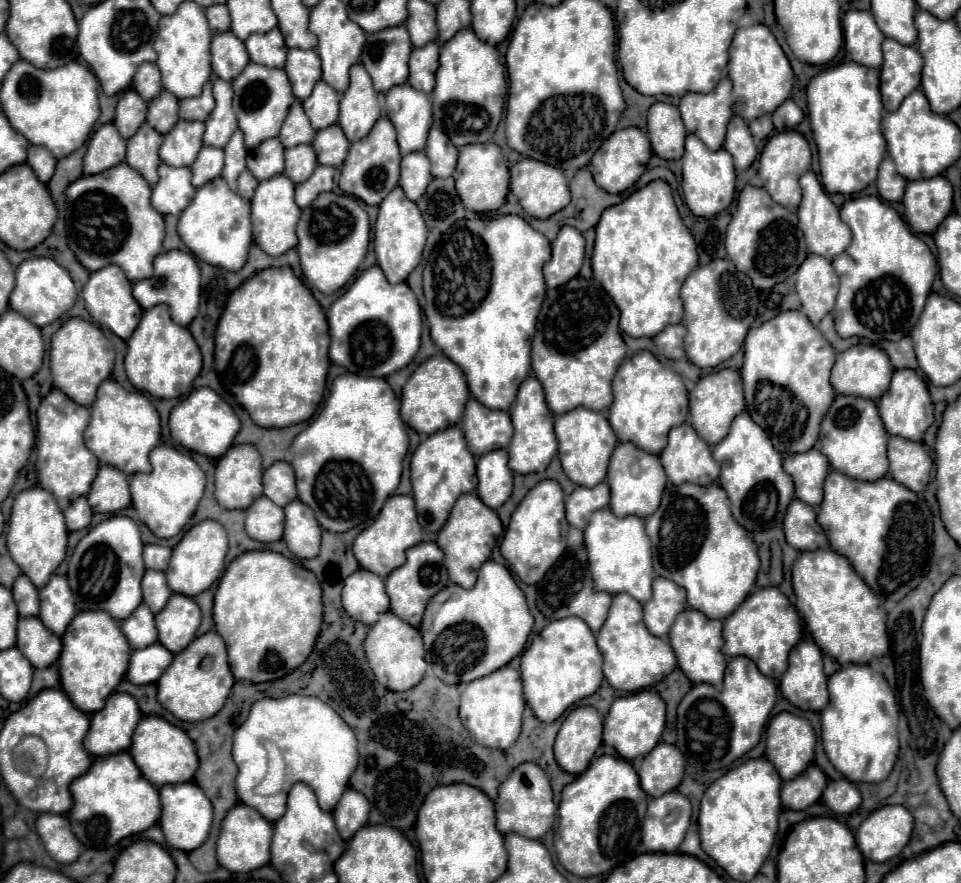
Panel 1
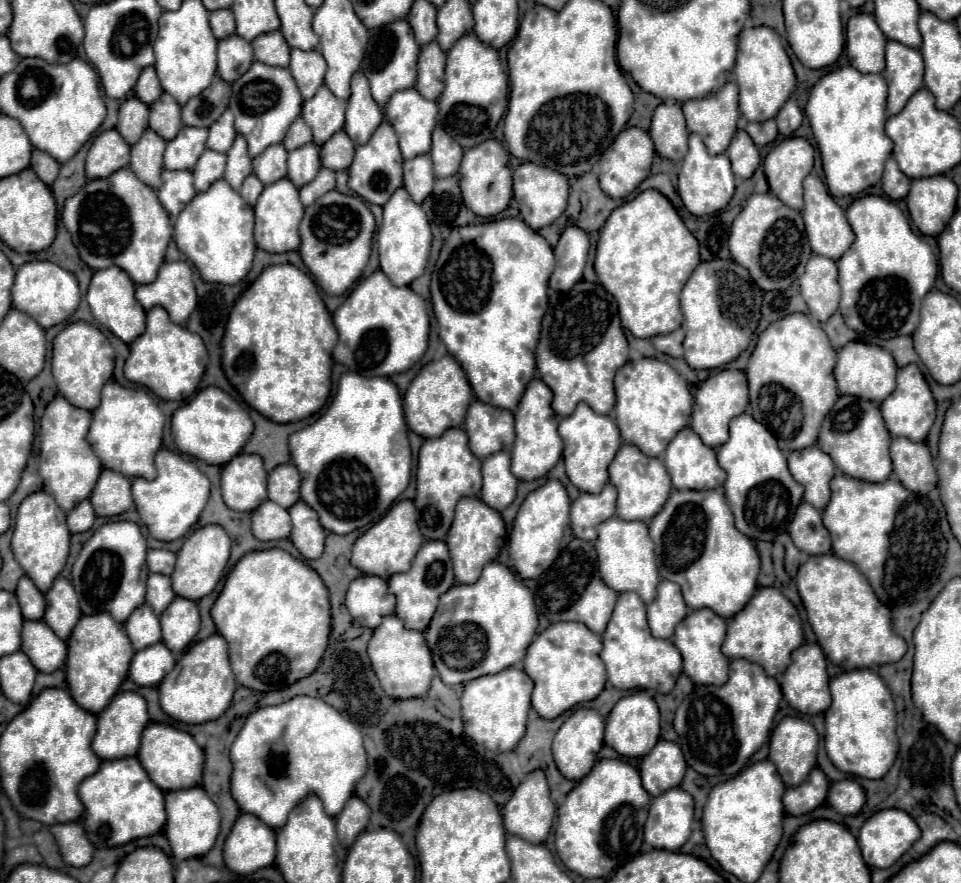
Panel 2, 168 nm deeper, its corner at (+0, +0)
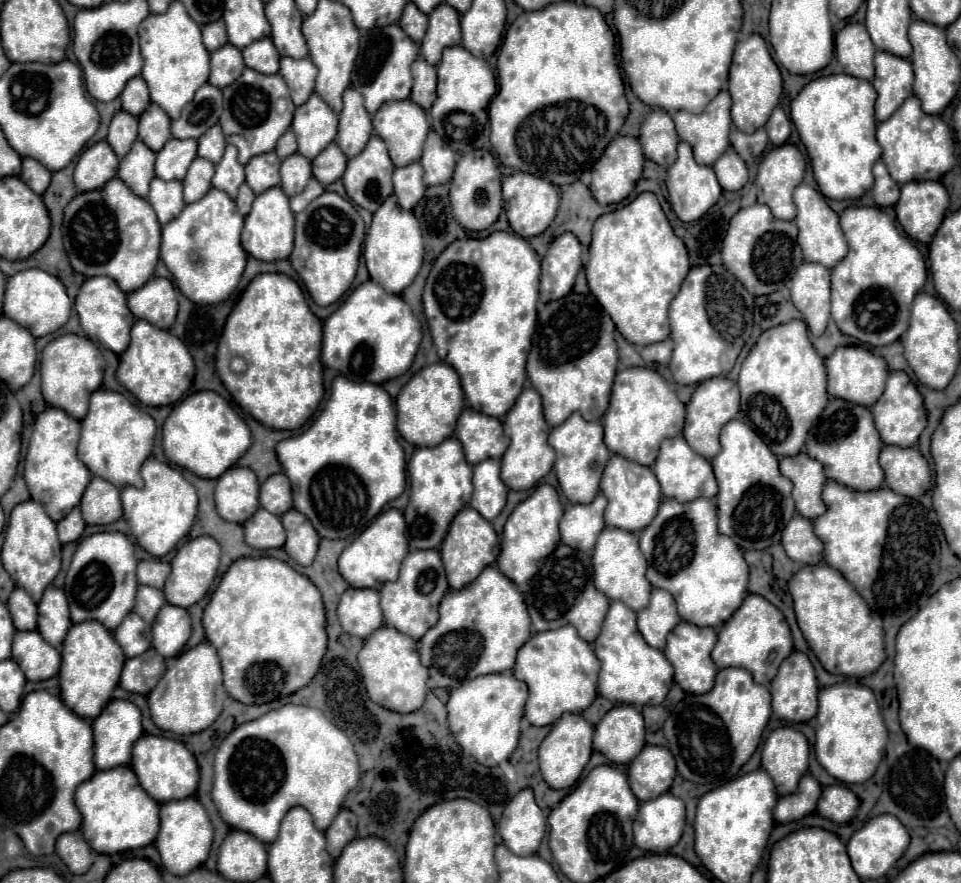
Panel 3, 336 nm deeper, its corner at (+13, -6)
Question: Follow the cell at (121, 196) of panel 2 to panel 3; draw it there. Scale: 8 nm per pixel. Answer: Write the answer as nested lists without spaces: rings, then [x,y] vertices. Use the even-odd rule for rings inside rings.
[[[113,178],[99,190],[77,194],[65,210],[63,242],[71,266],[85,276],[107,274],[129,294],[139,290],[155,272],[161,244],[161,224],[145,198],[135,196],[127,184]]]

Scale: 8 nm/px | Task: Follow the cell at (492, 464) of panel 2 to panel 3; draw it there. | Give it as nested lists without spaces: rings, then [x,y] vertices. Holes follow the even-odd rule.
[[[485,460],[473,466],[473,486],[471,508],[475,508],[483,518],[493,520],[503,510],[509,492],[499,478],[499,460]]]

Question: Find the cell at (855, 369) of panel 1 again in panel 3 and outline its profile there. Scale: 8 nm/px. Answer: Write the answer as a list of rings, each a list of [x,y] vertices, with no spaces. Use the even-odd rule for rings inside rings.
[[[839,346],[827,360],[827,378],[829,378],[829,386],[827,392],[833,398],[843,398],[847,402],[855,402],[861,406],[873,406],[883,390],[885,390],[885,380],[889,376],[887,364],[881,356],[873,356],[873,352],[861,348],[861,346]]]

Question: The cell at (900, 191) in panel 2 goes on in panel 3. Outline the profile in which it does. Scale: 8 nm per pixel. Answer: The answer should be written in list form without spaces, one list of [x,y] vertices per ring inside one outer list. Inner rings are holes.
[[[879,160],[873,168],[875,186],[873,186],[873,200],[877,206],[895,206],[899,200],[899,184],[887,174],[887,166]]]

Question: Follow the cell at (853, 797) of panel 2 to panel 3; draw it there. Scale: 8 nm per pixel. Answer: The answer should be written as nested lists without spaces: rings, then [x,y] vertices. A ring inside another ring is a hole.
[[[843,784],[825,786],[817,804],[817,812],[837,824],[849,822],[859,808],[859,798]]]

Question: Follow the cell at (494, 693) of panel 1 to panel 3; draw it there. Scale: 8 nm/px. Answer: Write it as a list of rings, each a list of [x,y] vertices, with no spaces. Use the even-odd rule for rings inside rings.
[[[485,674],[451,690],[447,700],[449,728],[461,750],[483,766],[497,766],[511,756],[519,742],[519,722],[527,700],[525,682],[513,674]]]

